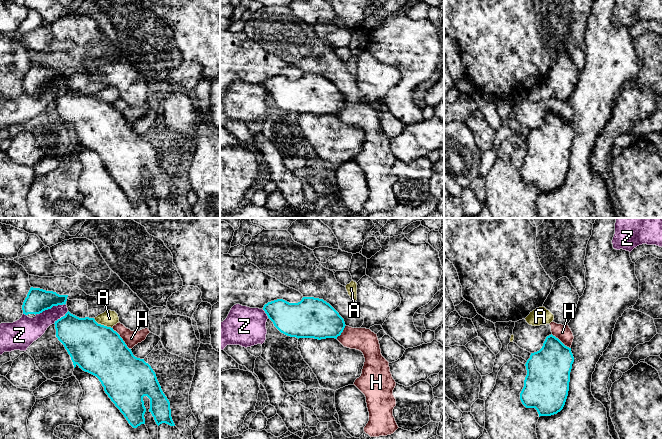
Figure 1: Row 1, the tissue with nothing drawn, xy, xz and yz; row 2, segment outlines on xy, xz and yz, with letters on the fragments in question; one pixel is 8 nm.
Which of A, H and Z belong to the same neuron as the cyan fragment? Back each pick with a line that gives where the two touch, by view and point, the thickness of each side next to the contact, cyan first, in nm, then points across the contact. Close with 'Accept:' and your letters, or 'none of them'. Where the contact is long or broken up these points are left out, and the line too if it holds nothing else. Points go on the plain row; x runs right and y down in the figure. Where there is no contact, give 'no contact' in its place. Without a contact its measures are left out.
Accept: none of them

